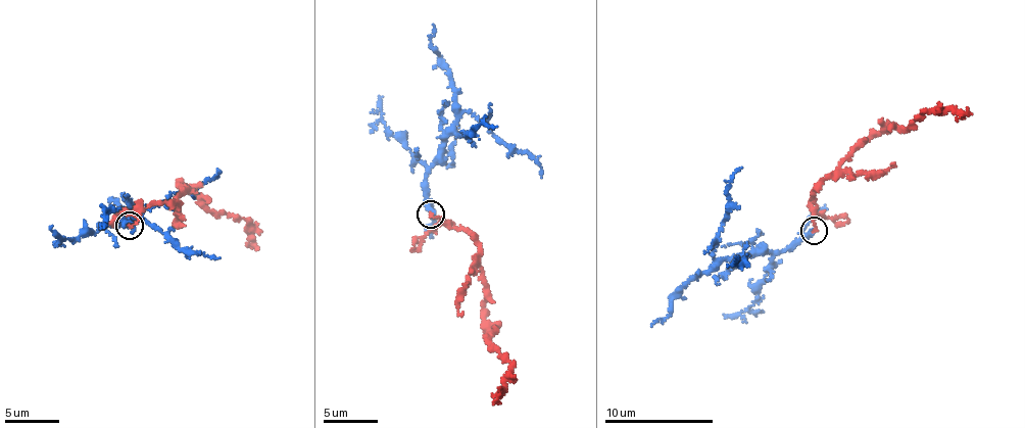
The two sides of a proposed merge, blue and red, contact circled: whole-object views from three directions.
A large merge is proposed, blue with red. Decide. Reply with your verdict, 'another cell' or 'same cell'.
another cell

